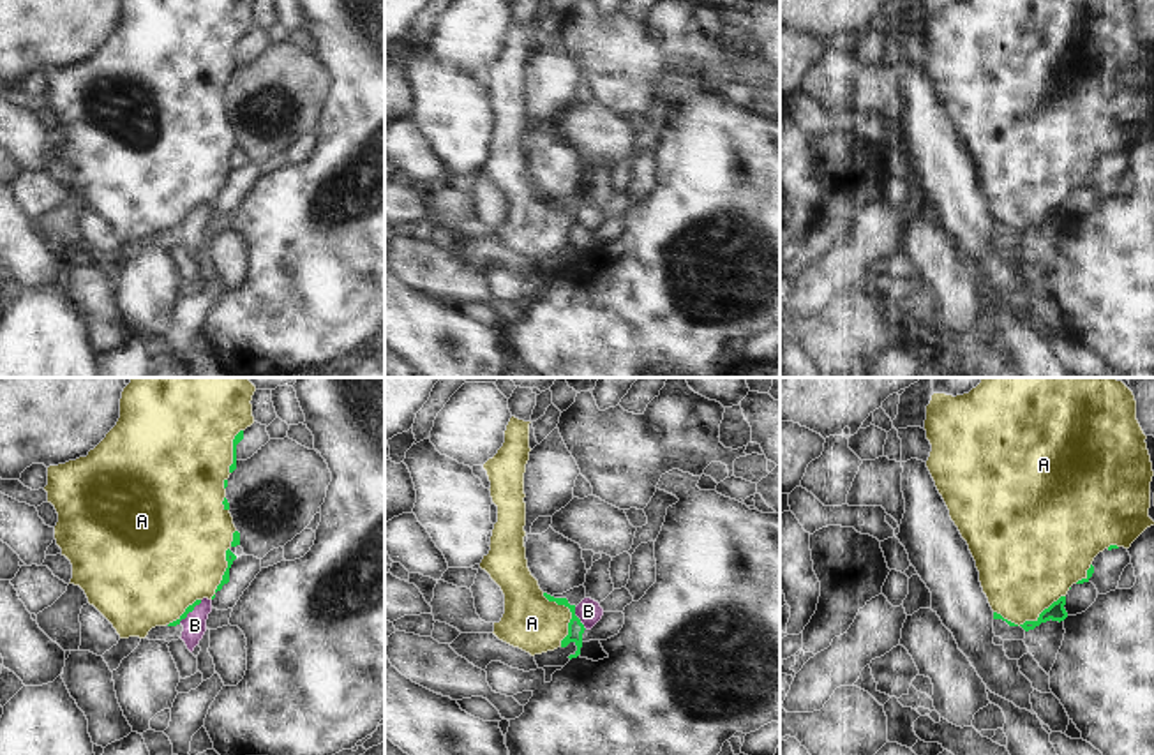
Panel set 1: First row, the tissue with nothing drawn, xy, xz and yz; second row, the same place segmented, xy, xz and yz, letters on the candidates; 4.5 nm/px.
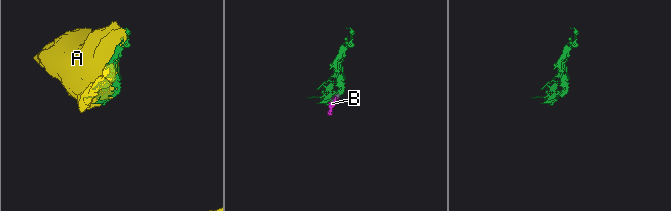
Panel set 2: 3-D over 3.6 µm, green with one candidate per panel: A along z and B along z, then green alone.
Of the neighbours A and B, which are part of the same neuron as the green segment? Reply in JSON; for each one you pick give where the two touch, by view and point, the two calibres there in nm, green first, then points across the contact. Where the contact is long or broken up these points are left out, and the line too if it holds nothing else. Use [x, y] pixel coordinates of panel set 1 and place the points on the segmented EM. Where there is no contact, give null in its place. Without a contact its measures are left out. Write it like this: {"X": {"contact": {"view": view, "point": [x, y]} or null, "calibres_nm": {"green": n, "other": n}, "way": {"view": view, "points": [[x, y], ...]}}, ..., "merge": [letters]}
{"A": {"contact": {"view": "yz", "point": [1029, 621]}, "calibres_nm": {"green": 80, "other": 420}}, "merge": ["A"]}

